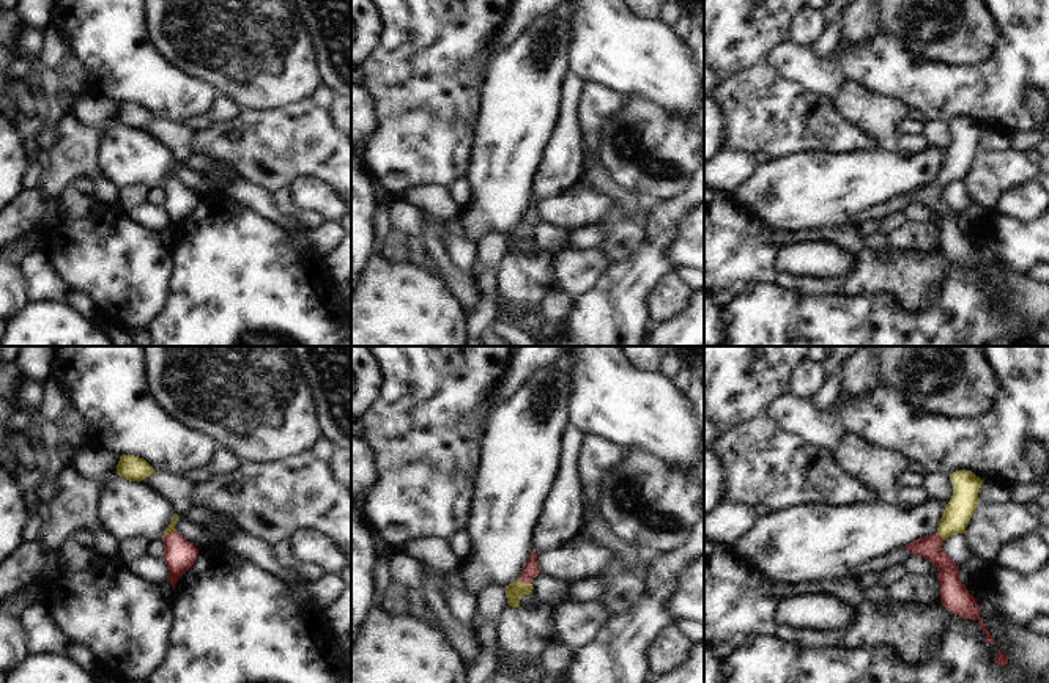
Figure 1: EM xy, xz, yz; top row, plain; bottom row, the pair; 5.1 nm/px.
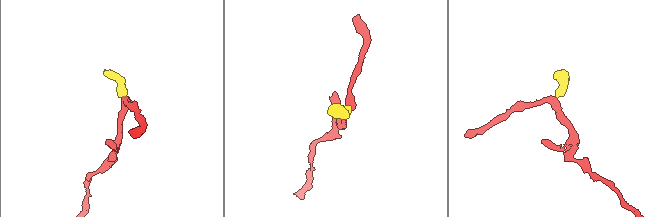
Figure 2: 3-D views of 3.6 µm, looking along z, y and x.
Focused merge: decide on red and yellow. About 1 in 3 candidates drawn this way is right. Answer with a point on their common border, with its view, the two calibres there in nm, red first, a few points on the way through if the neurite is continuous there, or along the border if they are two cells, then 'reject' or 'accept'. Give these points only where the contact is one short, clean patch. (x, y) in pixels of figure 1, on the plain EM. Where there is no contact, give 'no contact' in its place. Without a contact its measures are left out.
xz (525, 228) | 80/90 nm | across xz (531, 216), (525, 228), (514, 239) | accept

